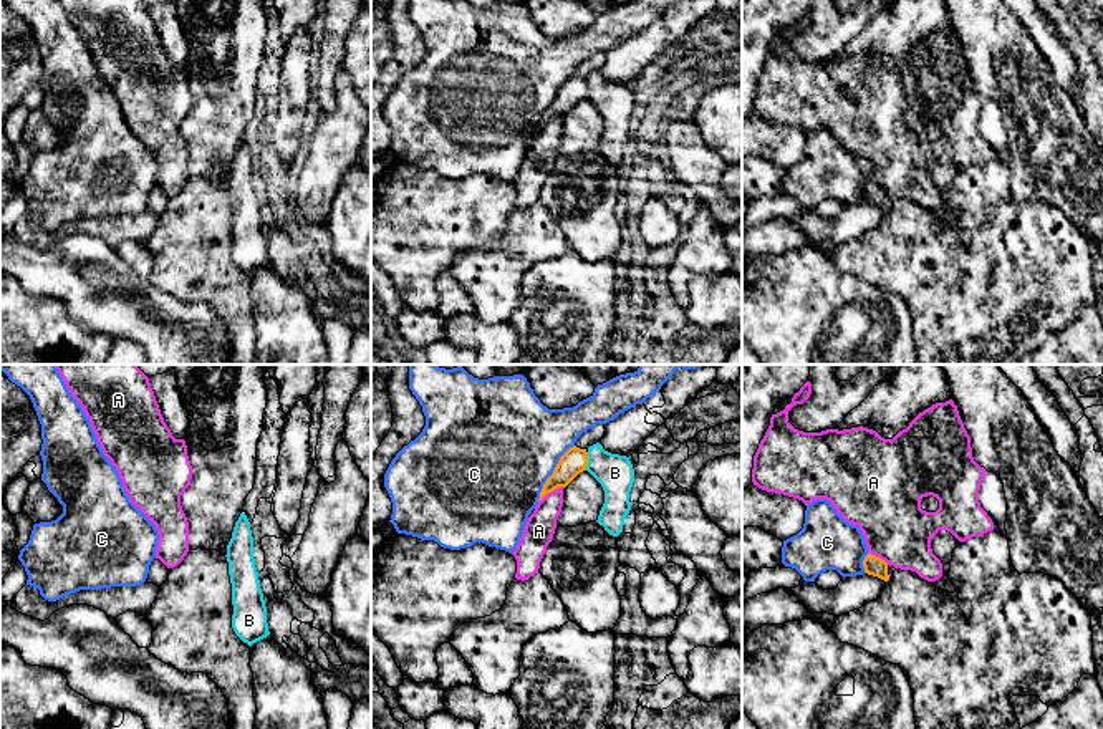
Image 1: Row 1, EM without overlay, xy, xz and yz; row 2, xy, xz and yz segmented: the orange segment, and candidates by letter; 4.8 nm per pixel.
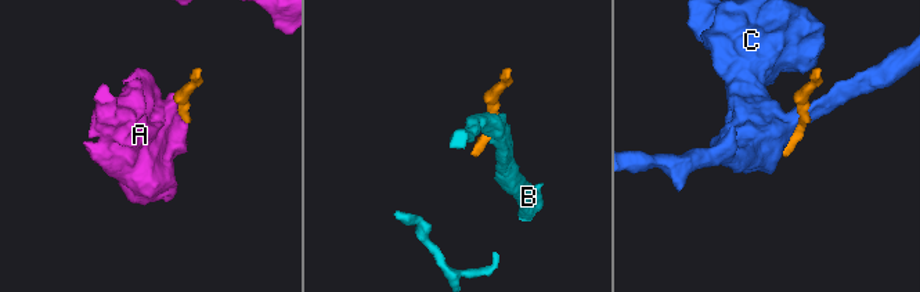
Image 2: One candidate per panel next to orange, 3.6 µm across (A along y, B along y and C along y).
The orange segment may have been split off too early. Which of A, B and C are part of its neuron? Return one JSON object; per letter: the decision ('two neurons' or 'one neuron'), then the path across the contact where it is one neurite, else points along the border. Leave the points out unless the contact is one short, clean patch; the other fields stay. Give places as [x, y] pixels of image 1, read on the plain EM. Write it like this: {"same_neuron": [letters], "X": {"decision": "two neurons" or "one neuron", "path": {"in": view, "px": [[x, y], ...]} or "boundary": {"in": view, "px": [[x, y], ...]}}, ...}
{"same_neuron": [], "A": {"decision": "two neurons"}, "B": {"decision": "two neurons", "boundary": {"in": "xz", "px": [[588, 82], [585, 98]]}}, "C": {"decision": "two neurons"}}

